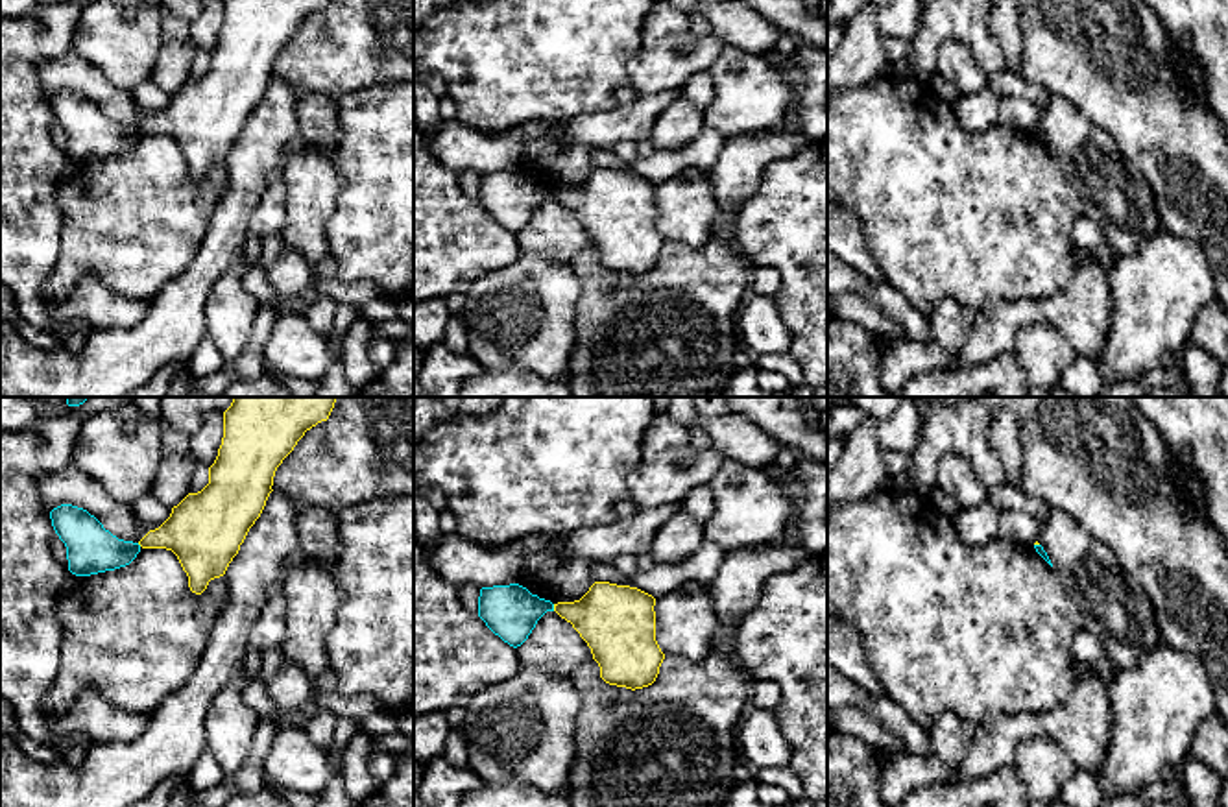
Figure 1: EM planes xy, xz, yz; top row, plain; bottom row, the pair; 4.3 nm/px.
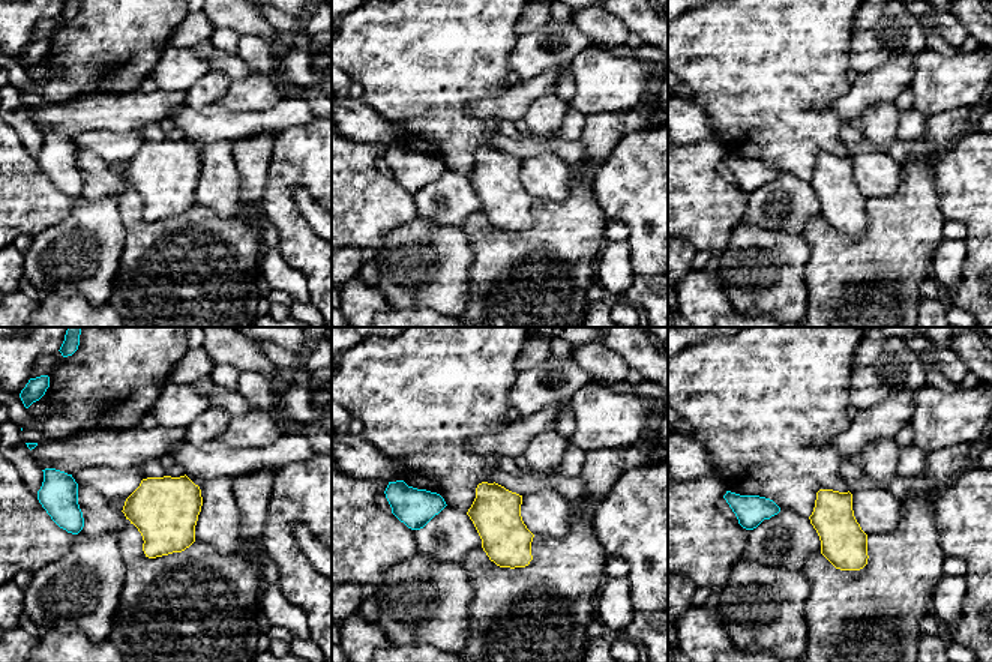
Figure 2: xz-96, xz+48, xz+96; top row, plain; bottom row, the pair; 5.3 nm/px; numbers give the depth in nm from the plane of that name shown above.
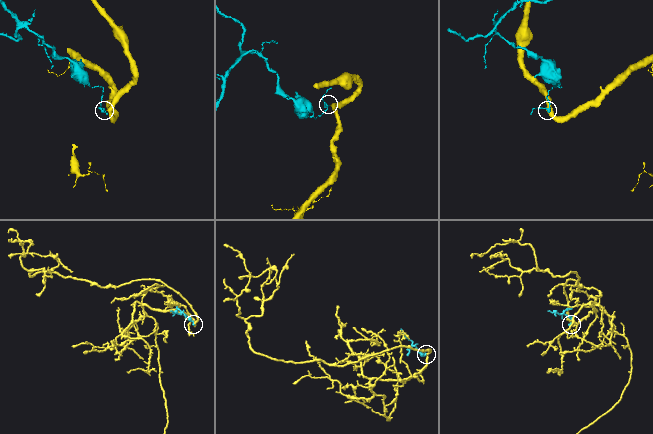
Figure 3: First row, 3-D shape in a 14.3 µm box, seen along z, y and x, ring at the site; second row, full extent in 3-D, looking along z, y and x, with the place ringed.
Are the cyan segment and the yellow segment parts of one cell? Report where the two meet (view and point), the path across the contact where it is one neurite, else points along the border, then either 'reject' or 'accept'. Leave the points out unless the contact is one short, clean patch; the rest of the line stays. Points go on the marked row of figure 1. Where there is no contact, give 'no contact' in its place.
xz (553, 608) | along xz (553, 604), (554, 610) | reject

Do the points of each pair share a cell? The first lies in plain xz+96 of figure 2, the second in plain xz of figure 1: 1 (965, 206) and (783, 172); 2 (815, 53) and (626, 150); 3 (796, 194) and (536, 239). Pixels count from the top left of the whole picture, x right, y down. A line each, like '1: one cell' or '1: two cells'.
1: one cell
2: two cells
3: one cell

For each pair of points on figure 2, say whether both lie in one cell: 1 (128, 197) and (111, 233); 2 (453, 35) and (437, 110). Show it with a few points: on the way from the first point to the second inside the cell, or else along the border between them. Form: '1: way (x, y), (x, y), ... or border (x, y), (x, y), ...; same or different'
1: border (116, 200), (125, 228), (123, 248); different
2: way (437, 53), (437, 92); same

